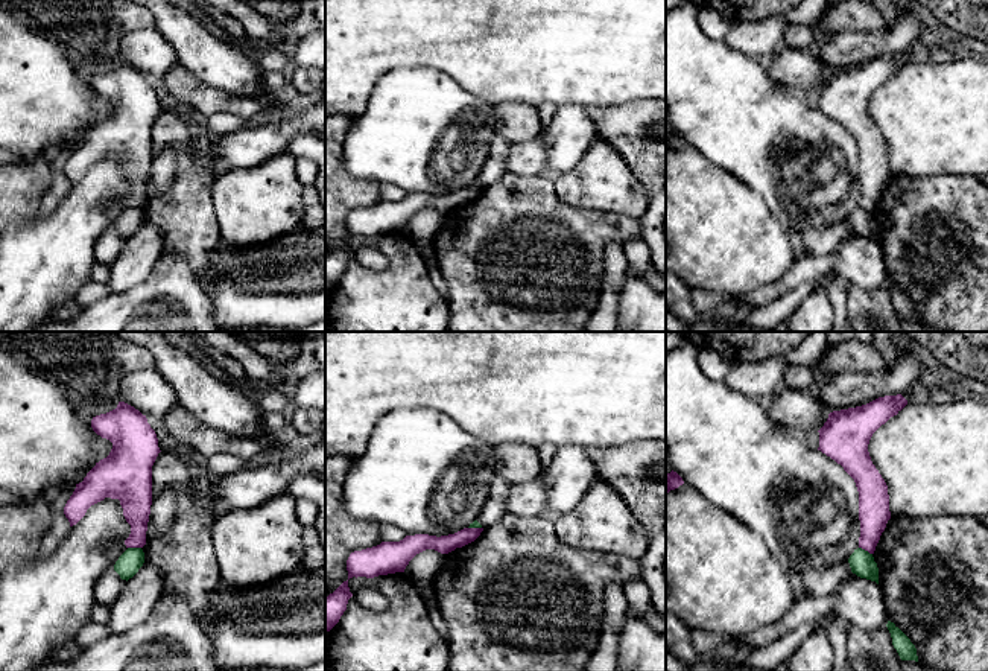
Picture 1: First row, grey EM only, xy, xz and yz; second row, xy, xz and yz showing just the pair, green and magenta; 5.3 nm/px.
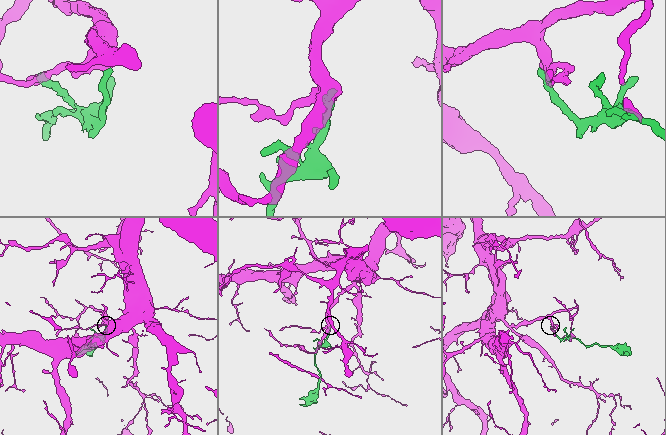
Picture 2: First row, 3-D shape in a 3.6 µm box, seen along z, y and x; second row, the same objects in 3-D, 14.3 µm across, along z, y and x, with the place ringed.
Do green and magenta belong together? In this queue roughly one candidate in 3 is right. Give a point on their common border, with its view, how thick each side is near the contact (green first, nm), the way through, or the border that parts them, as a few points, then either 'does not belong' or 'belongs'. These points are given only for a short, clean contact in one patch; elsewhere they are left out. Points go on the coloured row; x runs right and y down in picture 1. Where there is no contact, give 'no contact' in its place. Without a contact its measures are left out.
meets green in xy at (134, 548); 120 nm thick on the green side, 160 nm on the other; border along xy (128, 546), (140, 548); does not belong

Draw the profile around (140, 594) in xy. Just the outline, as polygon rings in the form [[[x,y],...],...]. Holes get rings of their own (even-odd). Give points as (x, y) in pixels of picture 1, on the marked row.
[[[144,561],[129,578],[114,604],[109,607],[111,634],[123,633],[143,624],[152,613],[163,593],[163,574]]]

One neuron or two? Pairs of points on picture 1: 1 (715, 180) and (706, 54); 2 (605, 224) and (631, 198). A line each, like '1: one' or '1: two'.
1: two
2: two

